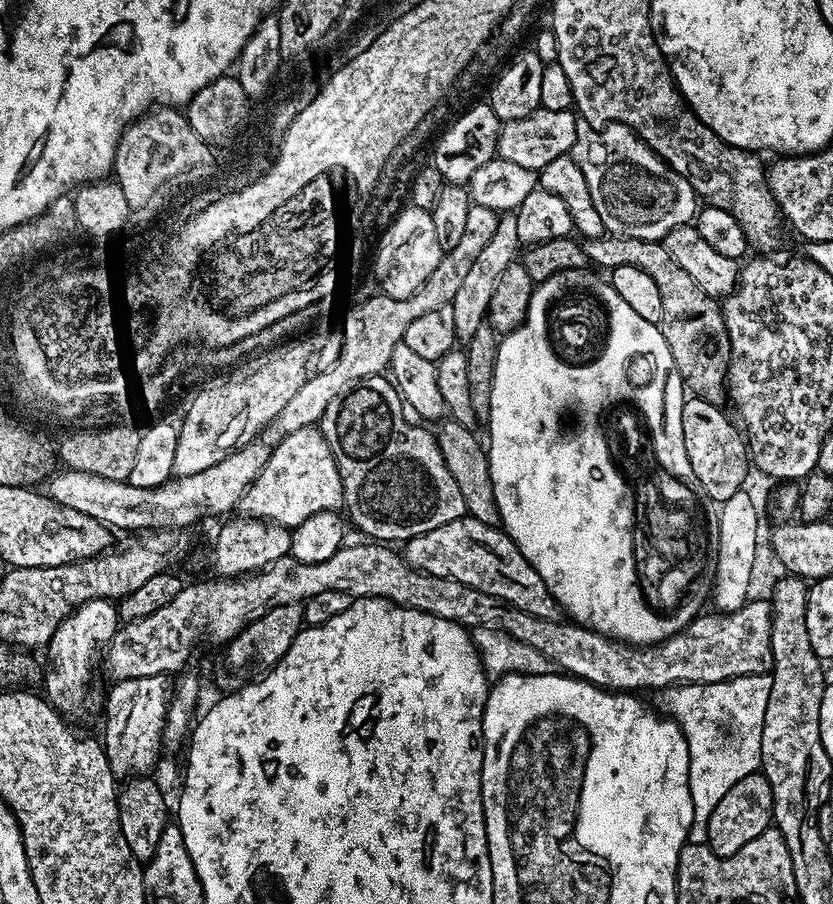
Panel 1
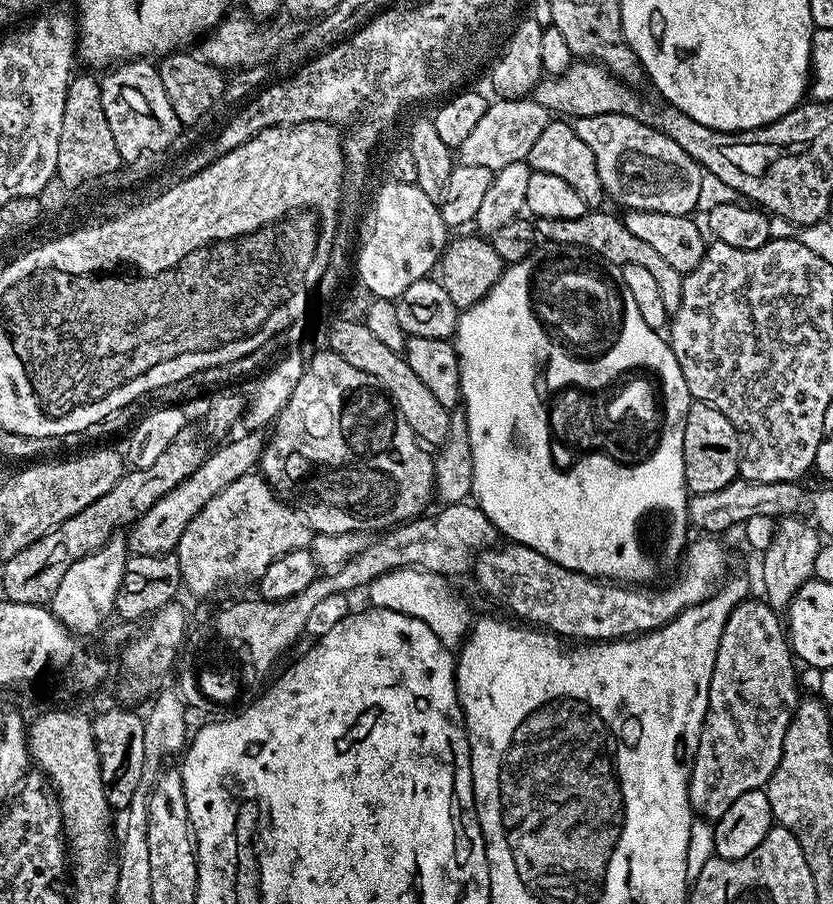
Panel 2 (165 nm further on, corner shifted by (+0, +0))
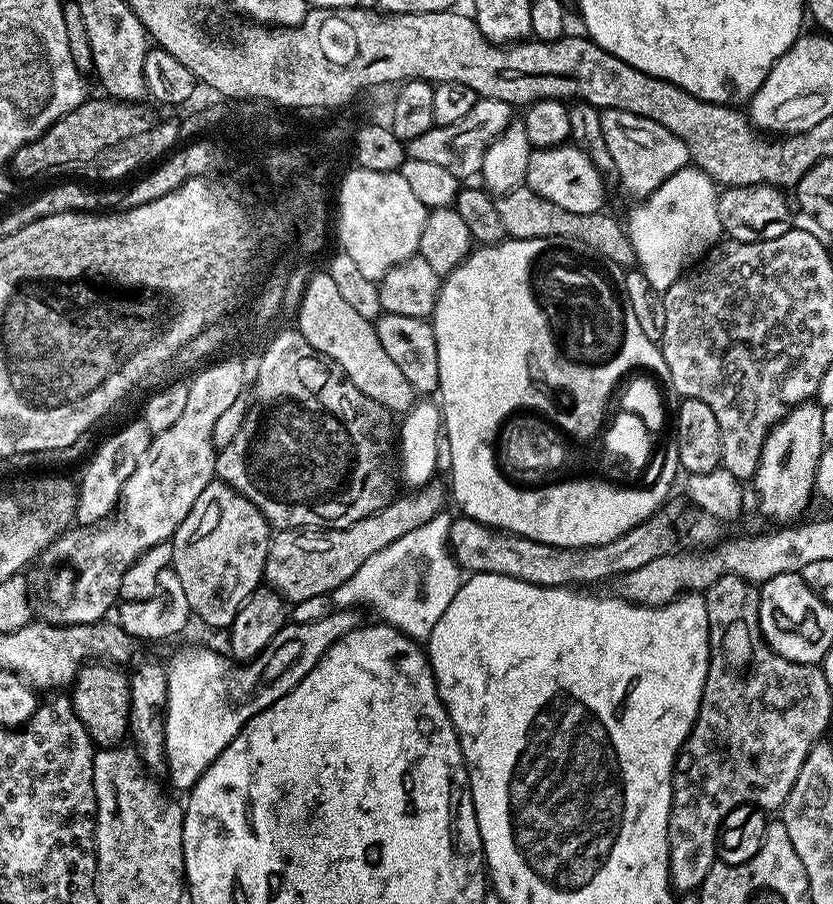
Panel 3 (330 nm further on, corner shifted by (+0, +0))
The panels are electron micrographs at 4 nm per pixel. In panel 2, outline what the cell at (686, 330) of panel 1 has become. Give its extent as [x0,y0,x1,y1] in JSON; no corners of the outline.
[534,210,681,314]

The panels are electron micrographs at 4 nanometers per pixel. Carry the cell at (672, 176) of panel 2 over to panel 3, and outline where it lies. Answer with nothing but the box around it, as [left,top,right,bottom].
[600,108,689,198]

